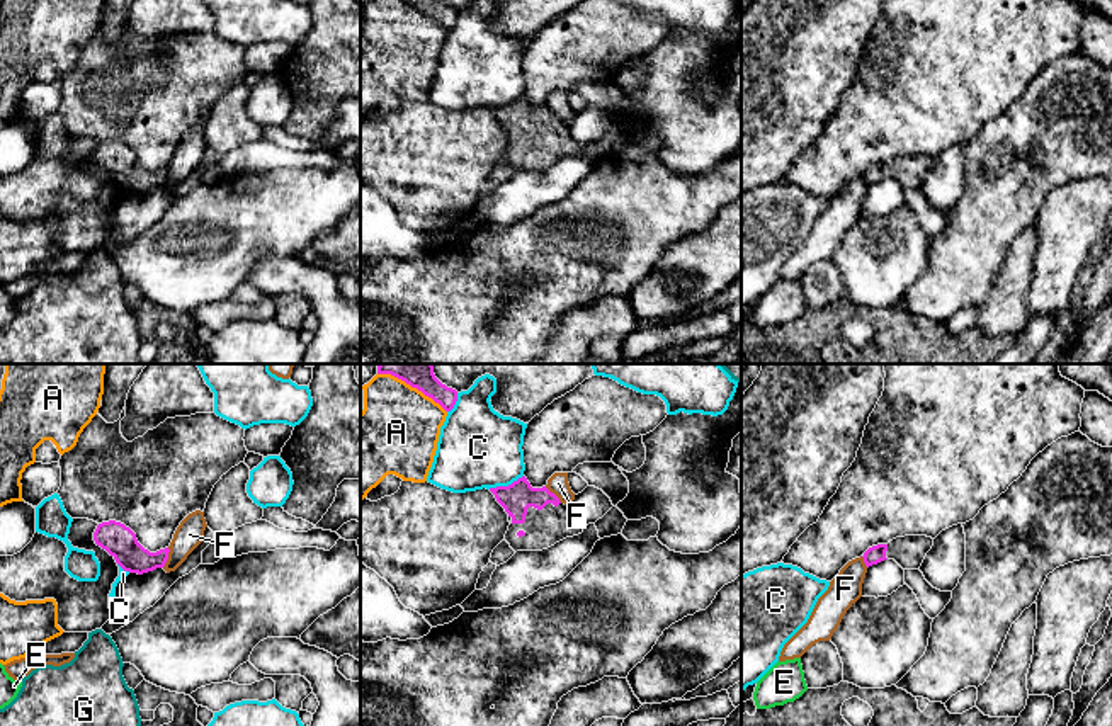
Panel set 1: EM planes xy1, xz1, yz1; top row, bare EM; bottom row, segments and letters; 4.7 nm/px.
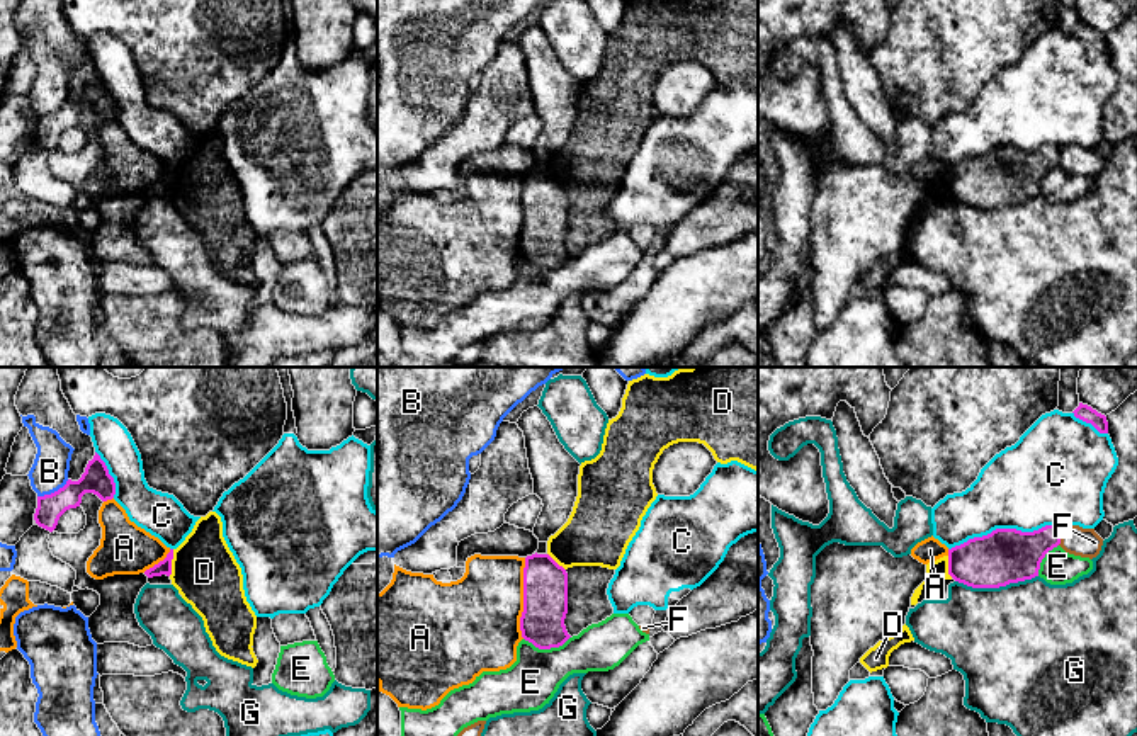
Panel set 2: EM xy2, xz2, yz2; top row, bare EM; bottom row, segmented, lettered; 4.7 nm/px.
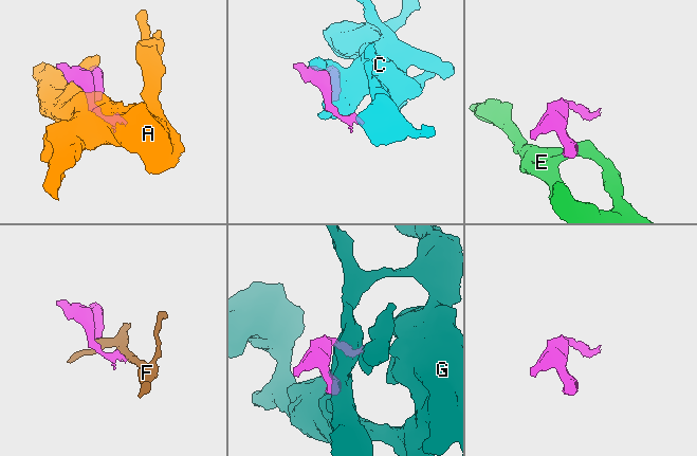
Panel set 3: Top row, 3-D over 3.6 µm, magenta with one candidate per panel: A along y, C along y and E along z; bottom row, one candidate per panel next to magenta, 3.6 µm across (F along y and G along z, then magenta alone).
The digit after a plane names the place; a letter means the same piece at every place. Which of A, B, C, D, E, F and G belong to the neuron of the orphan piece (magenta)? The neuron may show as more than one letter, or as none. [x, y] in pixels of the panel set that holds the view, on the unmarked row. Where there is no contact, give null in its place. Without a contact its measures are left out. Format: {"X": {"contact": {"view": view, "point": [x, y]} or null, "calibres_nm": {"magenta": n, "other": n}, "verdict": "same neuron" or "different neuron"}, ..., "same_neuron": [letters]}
{"A": {"contact": {"view": "xz2", "point": [524, 218]}, "calibres_nm": {"magenta": 200, "other": 420}, "verdict": "different neuron"}, "B": {"contact": {"view": "xy2", "point": [55, 111]}, "calibres_nm": {"magenta": 130, "other": 180}, "verdict": "different neuron"}, "C": {"contact": {"view": "yz2", "point": [1003, 148]}, "calibres_nm": {"magenta": 260, "other": 420}, "verdict": "different neuron"}, "D": {"contact": {"view": "xy2", "point": [170, 182]}, "calibres_nm": {"magenta": 70, "other": 320}, "verdict": "different neuron"}, "E": {"contact": {"view": "xz2", "point": [546, 267]}, "calibres_nm": {"magenta": 200, "other": 240}, "verdict": "different neuron"}, "F": {"contact": {"view": "xy1", "point": [167, 177]}, "calibres_nm": {"magenta": 160, "other": 130}, "verdict": "different neuron"}, "G": {"contact": {"view": "yz2", "point": [996, 206]}, "calibres_nm": {"magenta": 260, "other": 500}, "verdict": "different neuron"}, "same_neuron": []}

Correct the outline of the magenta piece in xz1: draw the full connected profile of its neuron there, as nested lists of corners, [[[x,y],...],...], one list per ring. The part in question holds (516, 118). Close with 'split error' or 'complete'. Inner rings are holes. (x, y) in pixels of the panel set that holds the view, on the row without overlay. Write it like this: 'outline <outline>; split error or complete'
outline [[[525,95],[508,105],[490,107],[508,133],[505,160],[517,170],[542,170],[583,151],[570,134],[568,124],[546,105],[532,107]]]; split error

